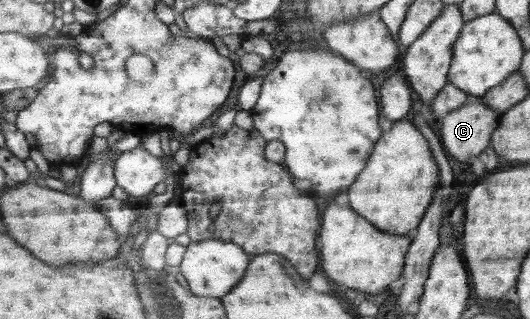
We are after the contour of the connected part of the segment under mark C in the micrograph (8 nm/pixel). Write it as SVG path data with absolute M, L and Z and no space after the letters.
M469 95L464 106L443 118L442 142L446 150L460 162L478 156L490 144L490 136L498 126L497 110L482 104L481 97Z

